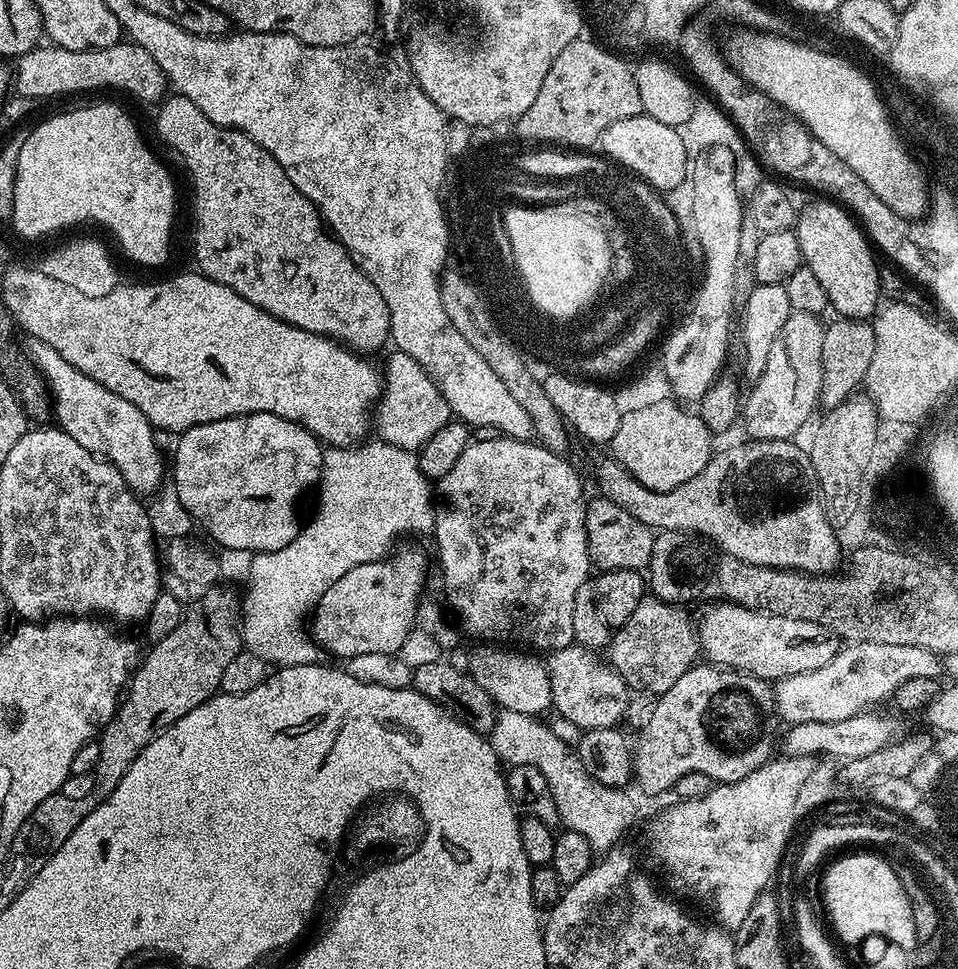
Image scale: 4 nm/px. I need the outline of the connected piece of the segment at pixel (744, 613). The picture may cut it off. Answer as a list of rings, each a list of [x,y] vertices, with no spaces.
[[[719,603],[710,605],[700,620],[698,616],[698,635],[701,653],[722,668],[739,668],[760,680],[775,682],[826,666],[842,647],[840,637],[821,624]]]

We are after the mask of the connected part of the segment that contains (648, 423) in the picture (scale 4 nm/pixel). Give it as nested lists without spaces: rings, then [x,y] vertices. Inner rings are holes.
[[[665,398],[650,406],[641,403],[629,412],[627,409],[621,415],[618,434],[614,434],[612,439],[610,451],[615,460],[630,470],[642,486],[655,492],[674,490],[674,486],[690,482],[690,478],[705,468],[714,455],[713,433],[700,415],[684,408],[687,407],[681,406],[675,399]]]

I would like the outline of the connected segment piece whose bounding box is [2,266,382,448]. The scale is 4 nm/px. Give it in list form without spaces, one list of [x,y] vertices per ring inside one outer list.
[[[12,266],[2,276],[2,303],[31,339],[54,346],[70,366],[82,370],[82,374],[94,378],[118,398],[134,402],[153,429],[165,428],[179,434],[222,418],[269,412],[293,420],[333,448],[350,448],[367,437],[364,435],[370,432],[369,412],[375,409],[382,391],[381,369],[375,368],[367,355],[357,354],[328,336],[290,326],[254,306],[254,302],[246,302],[230,286],[191,271],[157,284],[124,282],[110,294],[90,297],[48,278],[35,266]]]

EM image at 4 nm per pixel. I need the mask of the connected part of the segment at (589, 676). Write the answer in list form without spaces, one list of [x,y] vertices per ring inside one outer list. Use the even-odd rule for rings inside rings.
[[[575,642],[546,656],[552,687],[551,707],[557,717],[568,719],[581,730],[617,727],[628,708],[628,685],[608,663],[596,656],[599,655],[593,649],[581,648]]]

